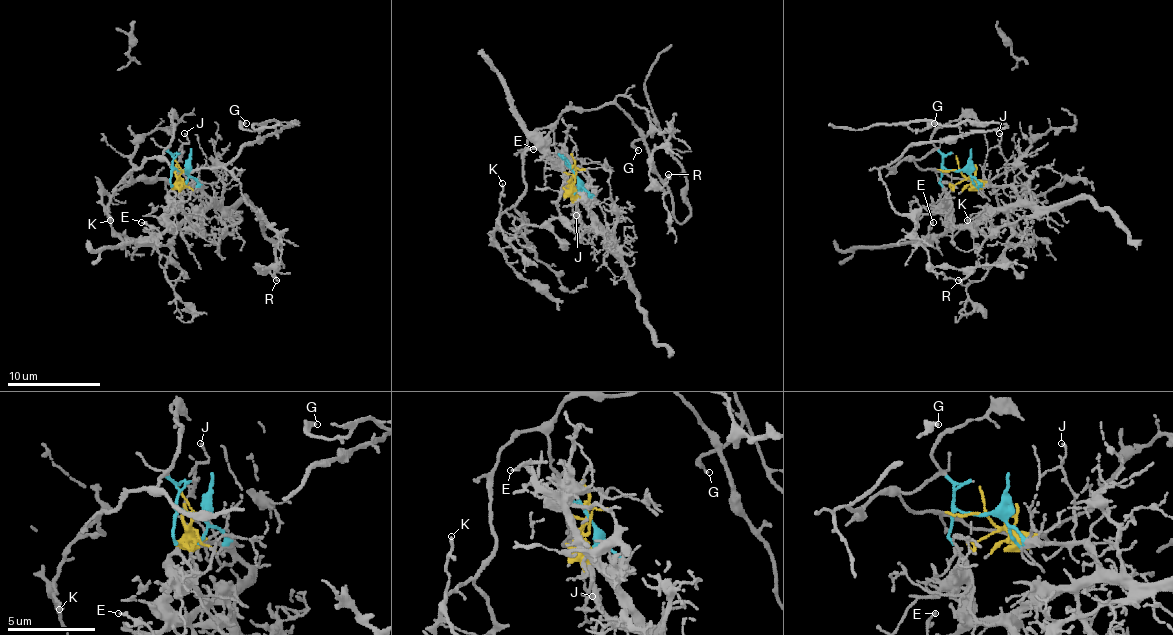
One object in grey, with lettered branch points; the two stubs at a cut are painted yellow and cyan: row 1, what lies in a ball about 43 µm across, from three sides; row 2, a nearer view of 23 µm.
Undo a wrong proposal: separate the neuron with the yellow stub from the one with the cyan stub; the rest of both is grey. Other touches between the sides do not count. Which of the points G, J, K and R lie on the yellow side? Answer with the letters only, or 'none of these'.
J

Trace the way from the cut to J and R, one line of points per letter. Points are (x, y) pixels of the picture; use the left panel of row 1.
J: (183, 170), (178, 177), (185, 186), (187, 179), (176, 165), (187, 140), (185, 133)
R: (183, 170), (166, 151), (162, 158), (178, 170), (231, 174), (278, 235), (273, 262), (257, 269), (275, 281)

